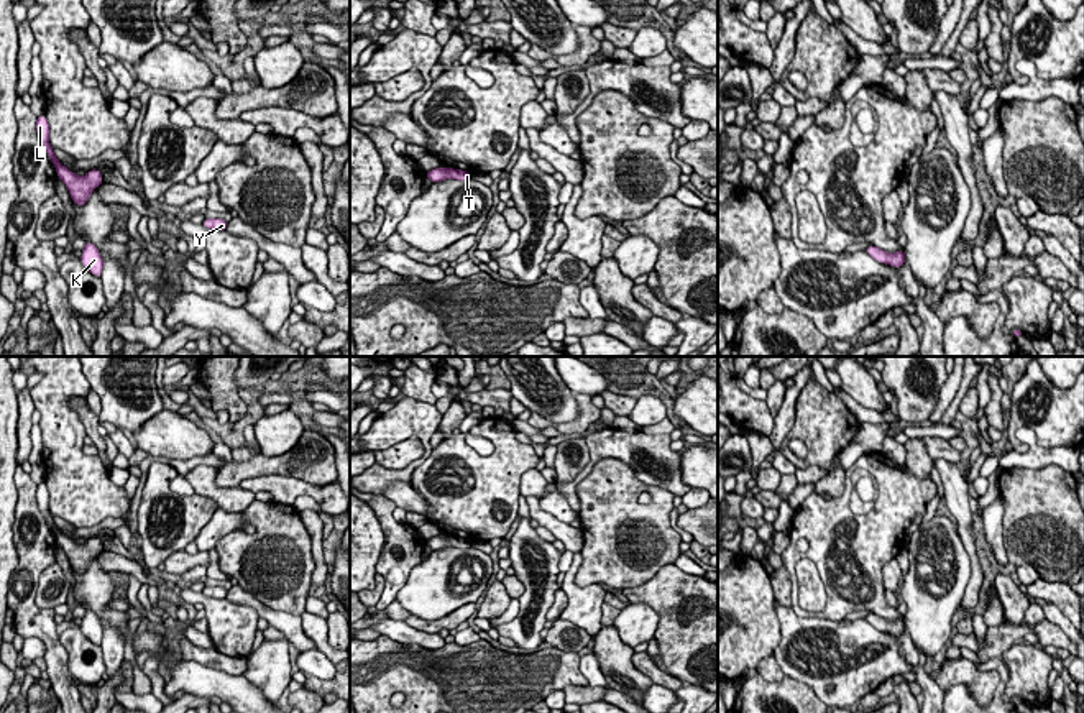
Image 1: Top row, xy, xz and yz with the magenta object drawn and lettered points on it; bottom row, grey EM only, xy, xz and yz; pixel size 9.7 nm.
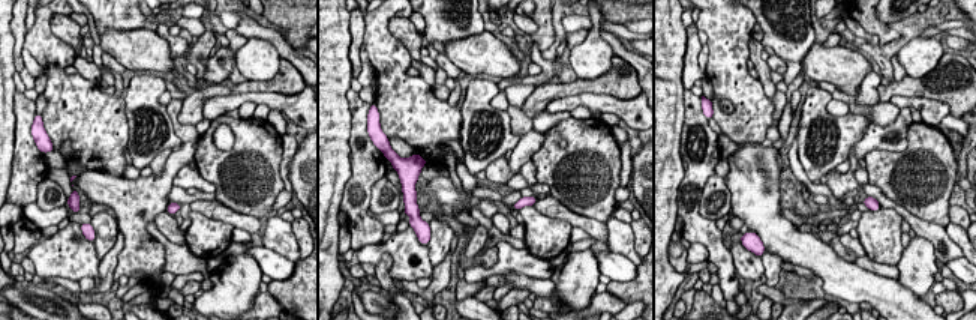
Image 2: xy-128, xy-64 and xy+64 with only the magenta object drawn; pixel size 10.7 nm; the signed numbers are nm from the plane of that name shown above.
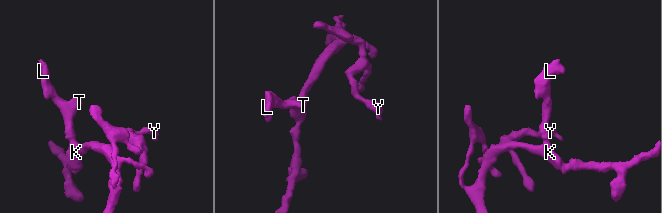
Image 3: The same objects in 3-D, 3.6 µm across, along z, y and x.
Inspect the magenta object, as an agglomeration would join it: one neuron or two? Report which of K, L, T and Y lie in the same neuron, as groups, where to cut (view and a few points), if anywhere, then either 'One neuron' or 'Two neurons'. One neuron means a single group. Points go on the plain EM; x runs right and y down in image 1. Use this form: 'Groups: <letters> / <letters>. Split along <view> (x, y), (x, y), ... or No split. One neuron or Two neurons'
Groups: K L T Y. No split. One neuron

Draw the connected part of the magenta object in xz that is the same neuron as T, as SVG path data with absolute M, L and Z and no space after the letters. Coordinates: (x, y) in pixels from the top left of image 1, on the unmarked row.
M435 536L425 540L425 545L432 550L440 550L445 547L455 547L455 549L470 549L471 542L468 539L455 537L455 536Z

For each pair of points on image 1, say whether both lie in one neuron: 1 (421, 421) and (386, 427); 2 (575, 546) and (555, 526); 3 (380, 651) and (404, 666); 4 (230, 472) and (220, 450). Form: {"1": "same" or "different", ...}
{"1": "same", "2": "same", "3": "same", "4": "different"}

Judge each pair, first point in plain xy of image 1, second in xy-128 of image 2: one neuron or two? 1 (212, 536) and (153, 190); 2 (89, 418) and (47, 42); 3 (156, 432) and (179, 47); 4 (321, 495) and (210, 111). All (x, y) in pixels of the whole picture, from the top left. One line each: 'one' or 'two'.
1: one
2: two
3: two
4: one

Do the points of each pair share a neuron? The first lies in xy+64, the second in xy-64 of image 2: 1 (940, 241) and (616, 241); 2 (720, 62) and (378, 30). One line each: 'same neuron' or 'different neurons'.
1: different neurons
2: same neuron

